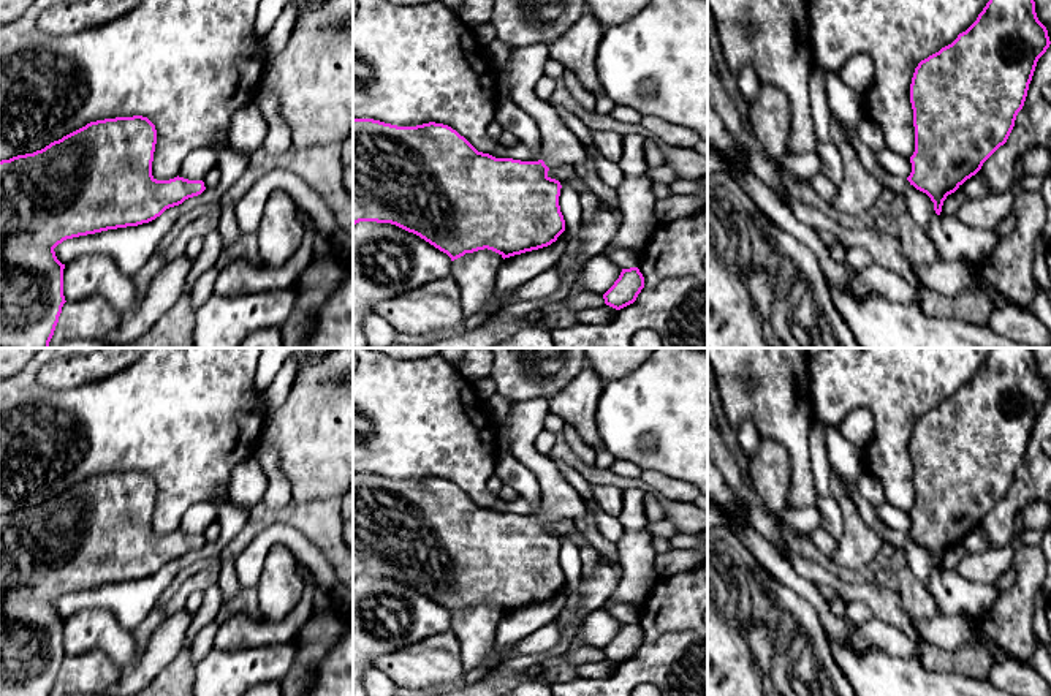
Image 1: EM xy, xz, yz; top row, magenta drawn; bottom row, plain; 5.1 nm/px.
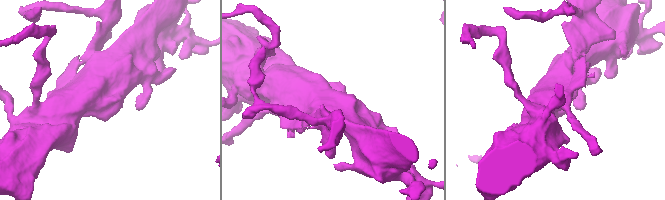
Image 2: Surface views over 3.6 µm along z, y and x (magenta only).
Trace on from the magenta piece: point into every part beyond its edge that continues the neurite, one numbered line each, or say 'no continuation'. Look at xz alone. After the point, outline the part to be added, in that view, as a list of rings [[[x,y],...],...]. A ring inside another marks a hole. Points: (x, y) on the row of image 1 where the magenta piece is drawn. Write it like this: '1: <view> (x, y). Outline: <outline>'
1: xz (561, 147). Outline: [[[548,44],[518,47],[497,73],[507,98],[524,109],[538,125],[544,165],[549,169],[578,166],[586,161],[586,147],[557,115],[551,103],[535,95],[535,85],[544,76],[544,65],[549,59]]]

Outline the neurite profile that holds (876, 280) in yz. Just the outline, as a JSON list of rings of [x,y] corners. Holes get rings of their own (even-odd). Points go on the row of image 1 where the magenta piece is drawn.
[[[877,263],[861,272],[852,274],[844,288],[856,299],[882,296],[891,302],[916,302],[916,289],[899,274]]]

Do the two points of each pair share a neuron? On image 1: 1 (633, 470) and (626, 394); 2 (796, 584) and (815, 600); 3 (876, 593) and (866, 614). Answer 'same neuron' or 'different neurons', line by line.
1: different neurons
2: same neuron
3: different neurons

